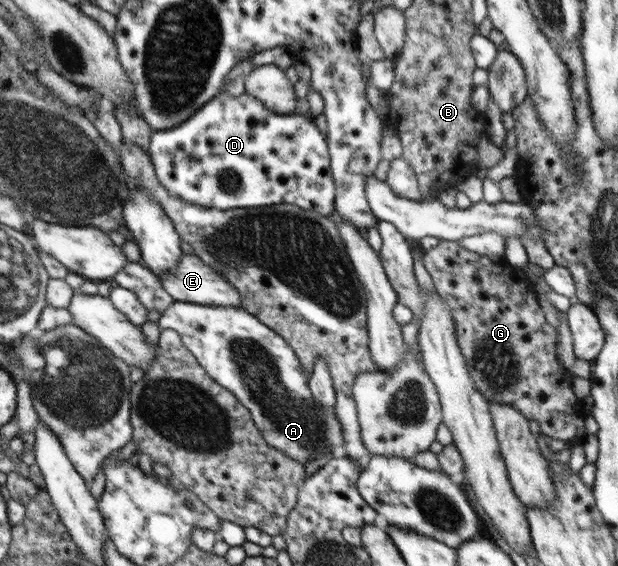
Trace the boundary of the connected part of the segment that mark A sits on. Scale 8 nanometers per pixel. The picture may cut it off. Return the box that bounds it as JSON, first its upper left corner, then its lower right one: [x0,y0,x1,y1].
[157,301,345,465]

